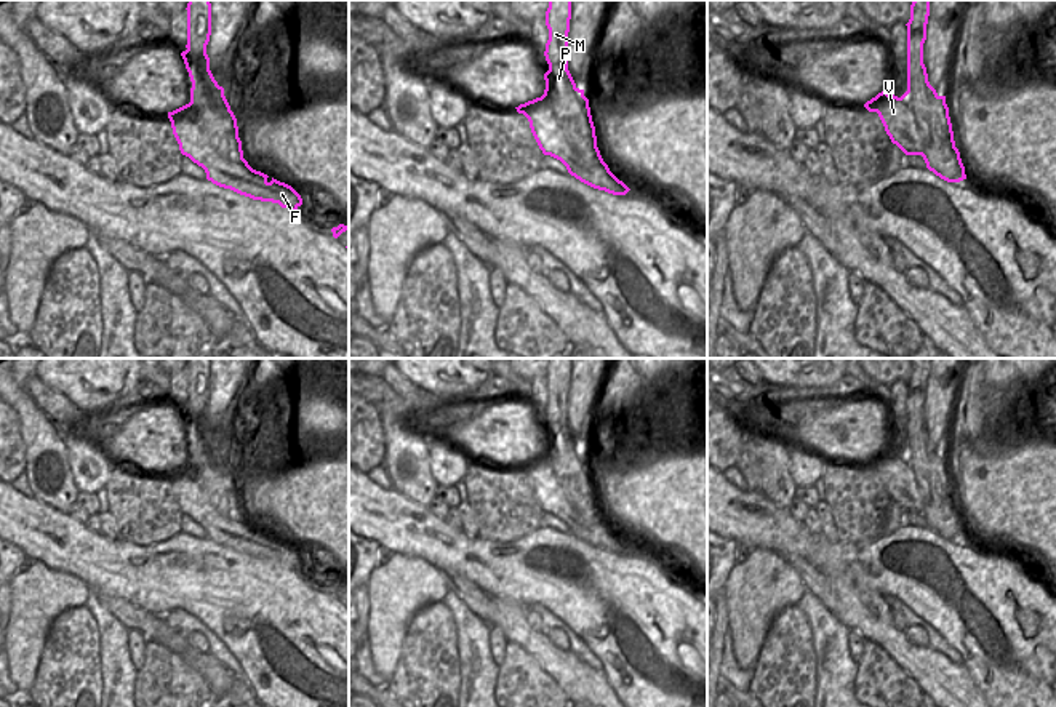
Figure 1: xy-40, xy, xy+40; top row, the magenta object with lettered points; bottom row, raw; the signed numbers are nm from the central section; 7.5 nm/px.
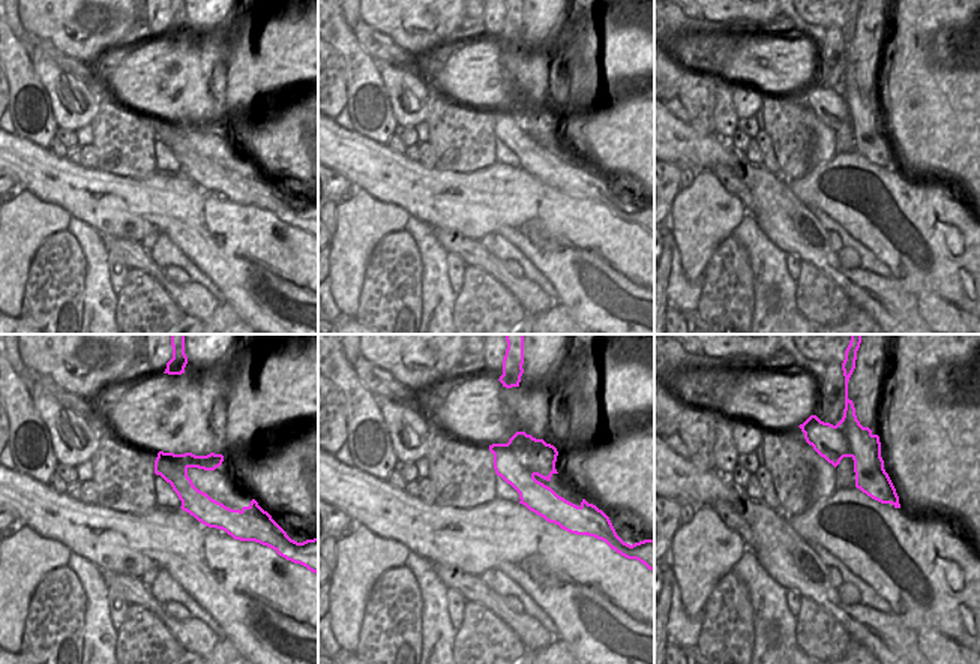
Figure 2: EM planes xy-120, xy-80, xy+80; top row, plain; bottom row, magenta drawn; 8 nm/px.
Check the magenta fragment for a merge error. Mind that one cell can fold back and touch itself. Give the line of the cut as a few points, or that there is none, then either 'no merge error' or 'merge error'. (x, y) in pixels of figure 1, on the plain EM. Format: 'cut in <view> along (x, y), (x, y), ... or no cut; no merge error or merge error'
cut in xy along (541, 455), (549, 461), (580, 520), (586, 527), (597, 525); merge error

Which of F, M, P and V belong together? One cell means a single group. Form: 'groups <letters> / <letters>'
groups F V / M P

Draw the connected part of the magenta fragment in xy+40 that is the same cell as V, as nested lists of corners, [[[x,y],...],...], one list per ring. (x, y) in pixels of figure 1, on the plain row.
[[[882,449],[864,465],[878,472],[891,501],[906,513],[923,513],[923,493],[907,459]]]

